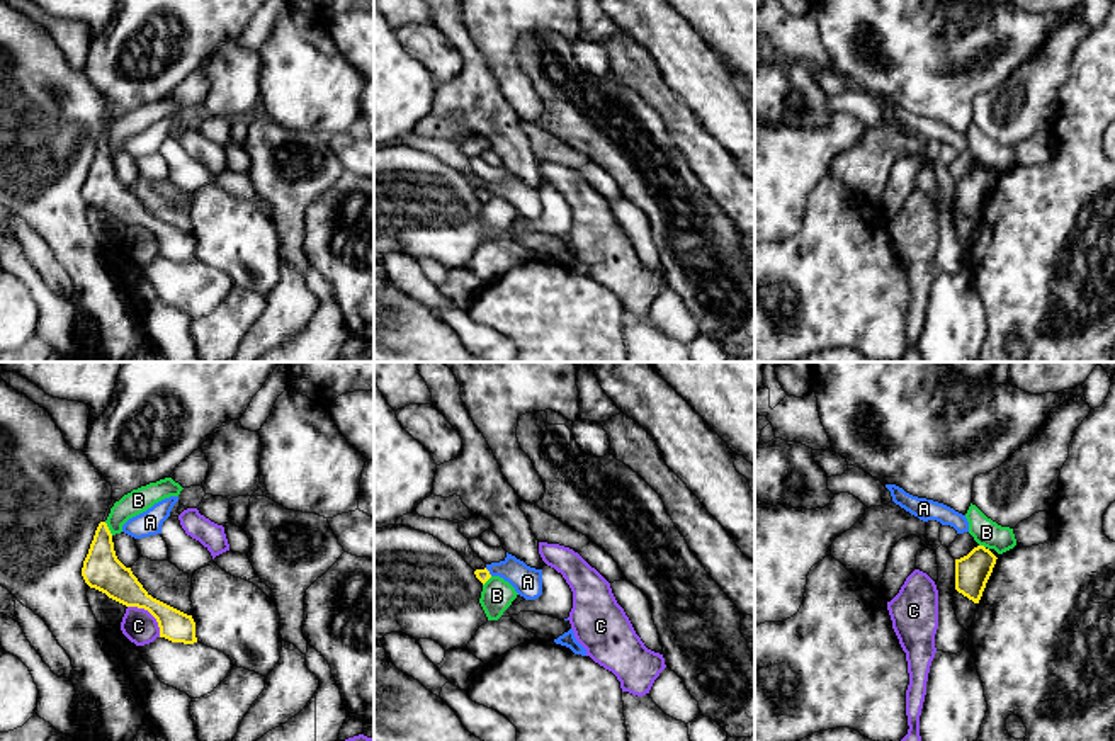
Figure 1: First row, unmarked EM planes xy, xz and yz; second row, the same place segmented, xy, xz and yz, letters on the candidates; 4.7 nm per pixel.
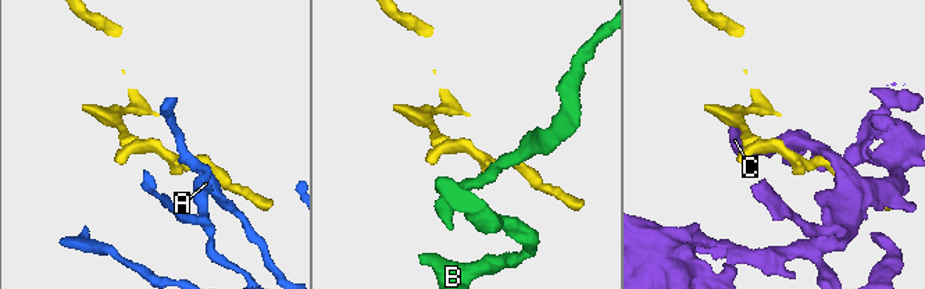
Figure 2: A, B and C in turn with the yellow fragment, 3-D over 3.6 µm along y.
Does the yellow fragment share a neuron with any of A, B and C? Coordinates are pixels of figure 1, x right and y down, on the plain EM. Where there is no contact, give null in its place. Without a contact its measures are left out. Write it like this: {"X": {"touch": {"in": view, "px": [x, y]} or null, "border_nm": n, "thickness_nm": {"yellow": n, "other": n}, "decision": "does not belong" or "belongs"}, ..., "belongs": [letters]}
{"A": {"touch": {"in": "xz", "px": [488, 191]}, "border_nm": 50, "thickness_nm": {"yellow": 60, "other": 140}, "decision": "does not belong"}, "B": {"touch": {"in": "xy", "px": [107, 148]}, "border_nm": 80, "thickness_nm": {"yellow": 180, "other": 120}, "decision": "does not belong"}, "C": {"touch": {"in": "xy", "px": [150, 231]}, "border_nm": 220, "thickness_nm": {"yellow": 170, "other": 160}, "decision": "does not belong"}, "belongs": []}

